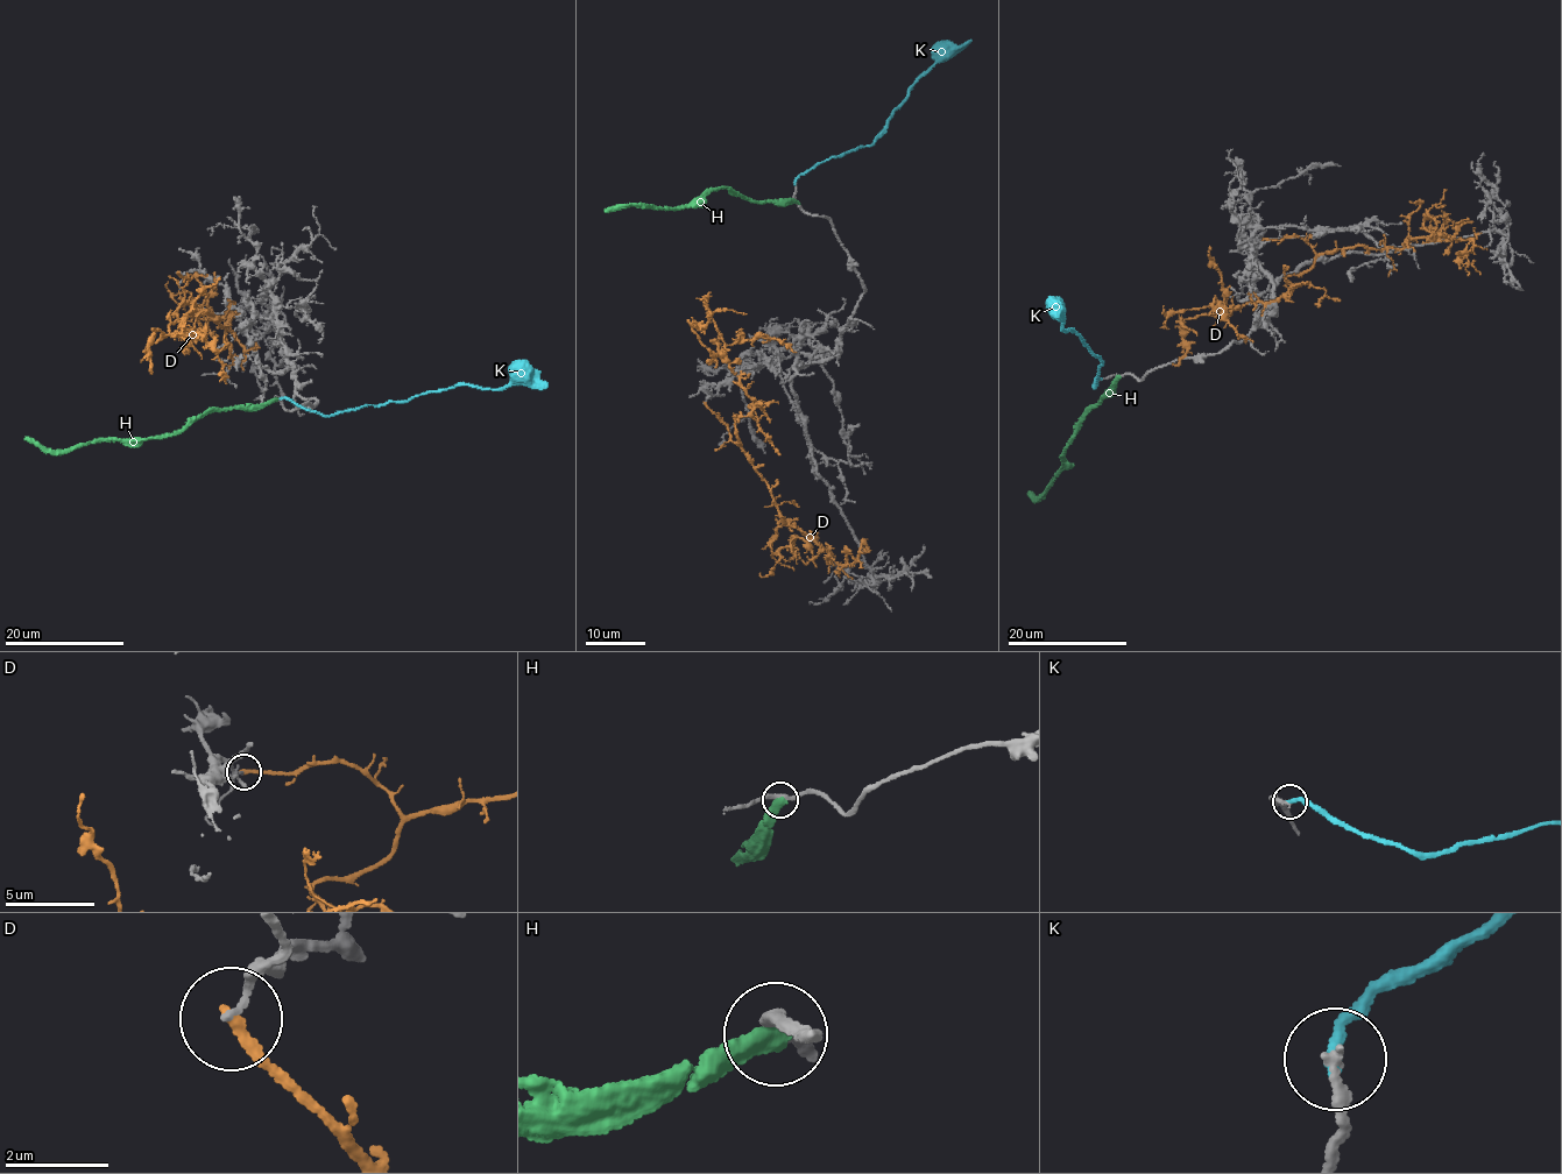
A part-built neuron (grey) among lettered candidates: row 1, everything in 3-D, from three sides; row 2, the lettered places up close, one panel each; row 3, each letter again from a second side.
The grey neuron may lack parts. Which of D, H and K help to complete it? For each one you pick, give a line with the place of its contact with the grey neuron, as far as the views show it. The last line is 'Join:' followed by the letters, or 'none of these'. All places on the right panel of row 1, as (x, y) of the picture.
K: (1100, 379)
Join: K

